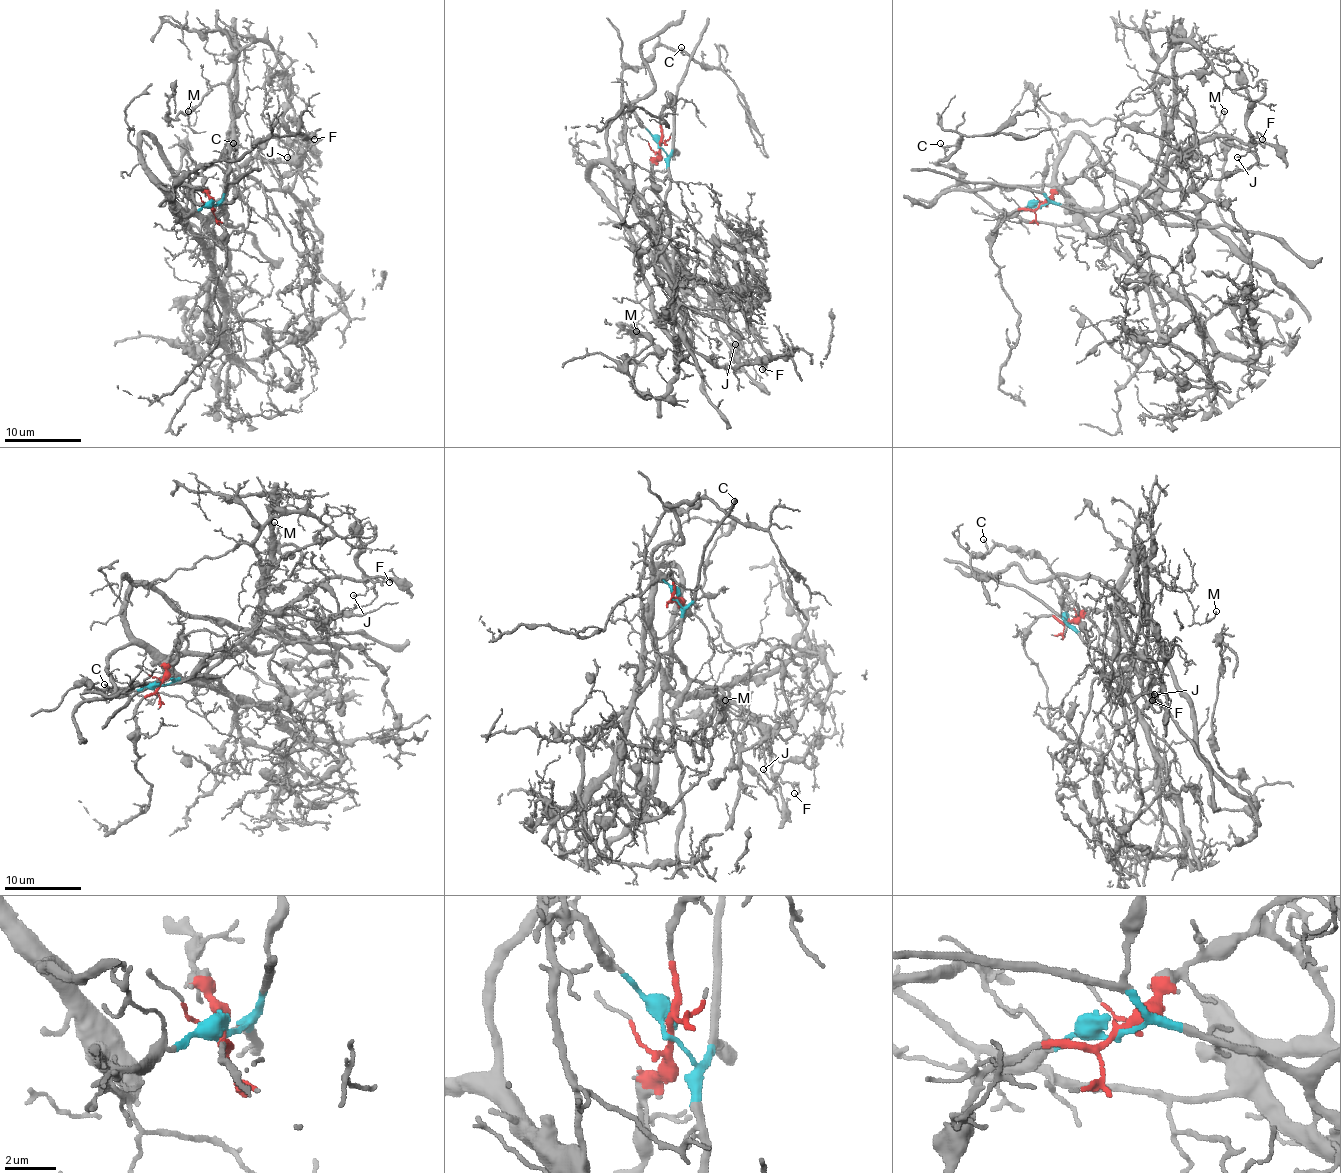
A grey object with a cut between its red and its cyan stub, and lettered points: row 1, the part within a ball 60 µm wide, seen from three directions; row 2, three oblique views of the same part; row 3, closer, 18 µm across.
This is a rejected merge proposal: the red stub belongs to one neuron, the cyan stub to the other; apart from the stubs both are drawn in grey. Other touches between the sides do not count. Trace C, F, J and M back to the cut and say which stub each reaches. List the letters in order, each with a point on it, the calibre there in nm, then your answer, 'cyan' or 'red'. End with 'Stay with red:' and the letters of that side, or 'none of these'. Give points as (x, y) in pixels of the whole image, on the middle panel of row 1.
C: (681, 47) | 100 nm | red
F: (762, 369) | 120 nm | red
J: (735, 344) | 140 nm | red
M: (636, 331) | 140 nm | cyan
Stay with red: C, F, J

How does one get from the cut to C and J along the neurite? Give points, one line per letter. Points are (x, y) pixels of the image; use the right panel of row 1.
C: (1039, 207), (1078, 176), (1102, 196), (1099, 207), (1068, 224), (1020, 220), (992, 209), (938, 161), (940, 144)
J: (1039, 207), (1085, 176), (1102, 205), (1144, 215), (1160, 176), (1188, 148), (1234, 136), (1250, 150), (1236, 157)

